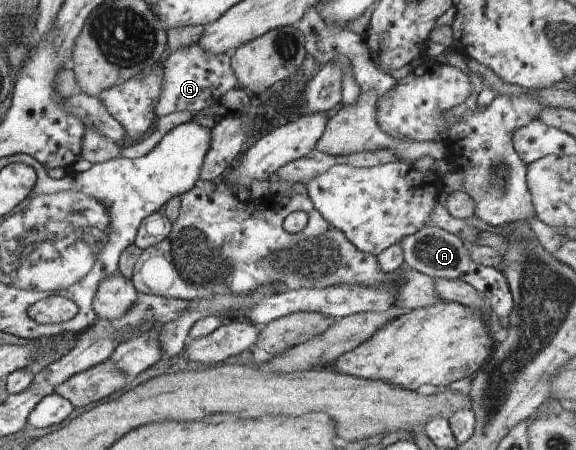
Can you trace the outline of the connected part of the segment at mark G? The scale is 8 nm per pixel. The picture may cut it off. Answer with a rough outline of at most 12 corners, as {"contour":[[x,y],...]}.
{"contour":[[169,53],[161,116],[206,109],[238,87],[231,53]]}

